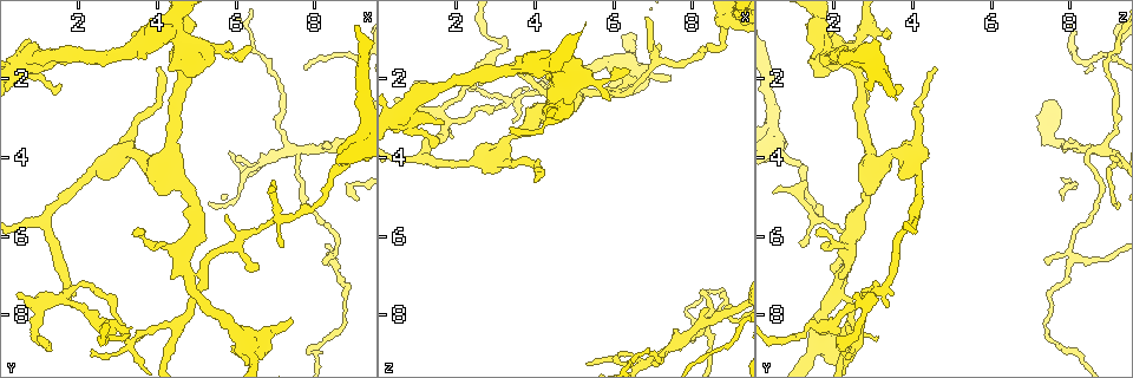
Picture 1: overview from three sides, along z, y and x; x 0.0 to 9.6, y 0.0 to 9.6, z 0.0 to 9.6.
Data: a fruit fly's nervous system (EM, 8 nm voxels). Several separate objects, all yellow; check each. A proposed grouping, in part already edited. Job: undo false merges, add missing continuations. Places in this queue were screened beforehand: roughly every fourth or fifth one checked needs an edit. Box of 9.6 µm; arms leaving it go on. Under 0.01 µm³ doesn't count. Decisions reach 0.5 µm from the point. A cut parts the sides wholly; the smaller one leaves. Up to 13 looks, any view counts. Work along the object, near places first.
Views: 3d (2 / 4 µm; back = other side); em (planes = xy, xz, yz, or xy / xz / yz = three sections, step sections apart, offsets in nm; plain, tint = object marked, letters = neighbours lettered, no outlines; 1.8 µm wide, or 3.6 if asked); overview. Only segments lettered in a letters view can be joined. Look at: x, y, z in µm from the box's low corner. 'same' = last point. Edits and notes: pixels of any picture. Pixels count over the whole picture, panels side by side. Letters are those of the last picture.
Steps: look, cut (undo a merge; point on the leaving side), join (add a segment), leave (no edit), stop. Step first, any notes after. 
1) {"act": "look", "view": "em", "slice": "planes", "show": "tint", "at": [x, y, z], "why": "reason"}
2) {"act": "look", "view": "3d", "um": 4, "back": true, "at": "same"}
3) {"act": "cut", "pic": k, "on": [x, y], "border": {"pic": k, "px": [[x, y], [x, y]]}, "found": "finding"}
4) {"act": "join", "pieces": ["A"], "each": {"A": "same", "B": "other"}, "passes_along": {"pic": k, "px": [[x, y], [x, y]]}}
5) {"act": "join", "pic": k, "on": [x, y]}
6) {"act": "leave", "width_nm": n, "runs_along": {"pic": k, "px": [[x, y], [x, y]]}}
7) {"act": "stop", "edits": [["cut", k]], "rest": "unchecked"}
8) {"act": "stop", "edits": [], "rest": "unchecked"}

{"act": "look", "view": "3d", "um": 4, "at": [8.50, 6.45, 7.95]}

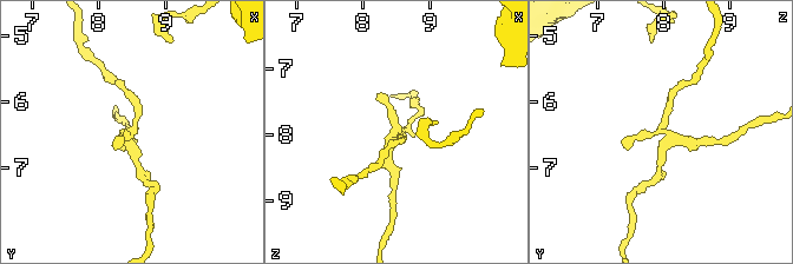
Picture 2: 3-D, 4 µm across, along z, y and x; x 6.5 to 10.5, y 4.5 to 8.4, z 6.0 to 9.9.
{"act": "look", "view": "em", "um": 3.6, "slice": "yz", "step": 16, "show": "tint", "at": [8.45, 6.45, 7.95]}

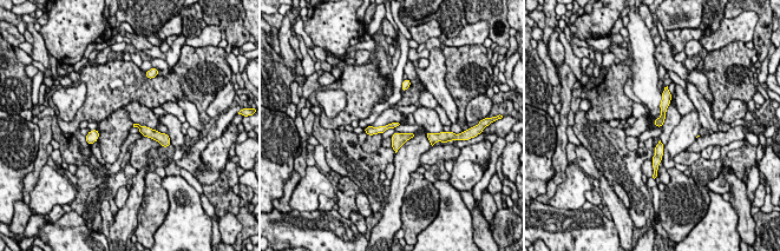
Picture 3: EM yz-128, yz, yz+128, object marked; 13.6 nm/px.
{"act": "look", "view": "em", "um": 3.6, "slice": "planes", "show": "letters", "at": "same"}

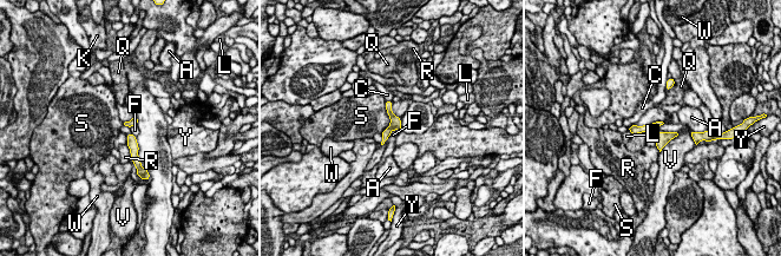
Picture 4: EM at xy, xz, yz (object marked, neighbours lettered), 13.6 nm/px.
{"act": "leave", "longest_contact_nm": ["K", 440], "each": {"A": "other", "C": "other", "F": "other", "K": "other", "L": "other", "Q": "other", "R": "other", "S": "other", "V": "other", "W": "other", "Y": "other"}, "runs_along": {"pic": 4, "px": [[632, 129], [656, 125], [671, 135]]}, "found": "one neuron here"}

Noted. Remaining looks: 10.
{"act": "look", "view": "3d", "um": 4, "at": [7.70, 3.75, 8.60], "why": "sharp bend"}

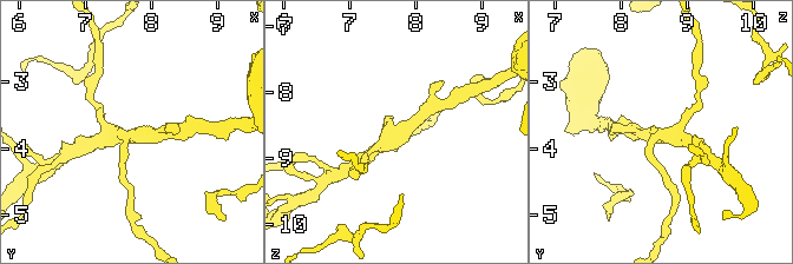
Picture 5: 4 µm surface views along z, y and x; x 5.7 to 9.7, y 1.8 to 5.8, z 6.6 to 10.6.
{"act": "look", "view": "em", "slice": "planes", "show": "tint", "at": [7.75, 3.75, 8.55], "why": "need the tissue"}

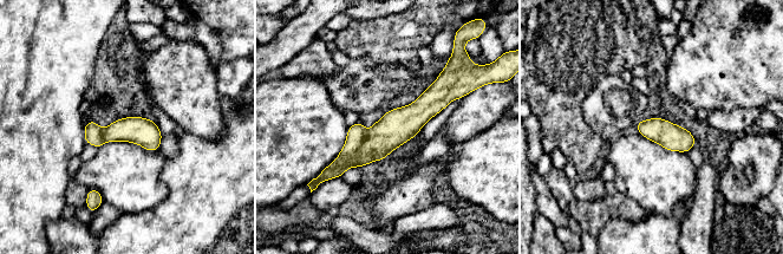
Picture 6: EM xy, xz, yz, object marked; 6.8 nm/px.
{"act": "look", "view": "em", "slice": "planes", "show": "letters", "at": "same", "why": "what lies round it"}

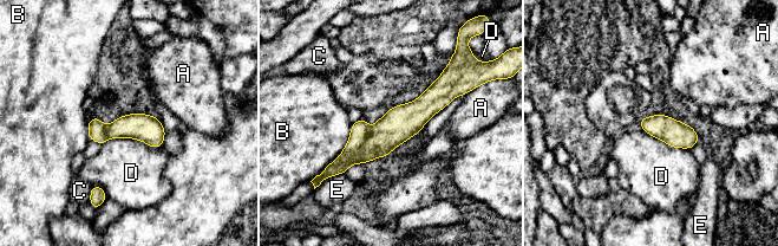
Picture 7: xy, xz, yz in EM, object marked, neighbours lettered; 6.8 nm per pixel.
{"act": "cut", "pic": 7, "on": [358, 131], "longest_contact_nm": ["D", 400], "each": {"A": "other", "B": "other", "C": "other", "D": "other", "E": "other"}, "border": {"pic": 7, "px": [[368, 130], [350, 156], [334, 161]]}, "found": "two neurons meet here"}

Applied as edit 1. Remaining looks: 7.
{"act": "look", "view": "em", "slice": "planes", "show": "letters", "at": [7.45, 8.05, 2.00]}

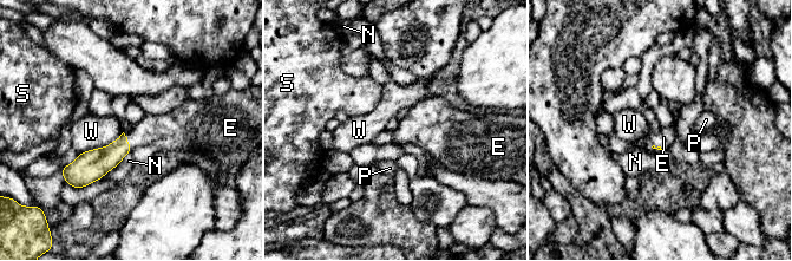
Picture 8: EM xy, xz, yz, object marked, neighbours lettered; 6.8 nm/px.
{"act": "join", "pieces": ["E"], "longest_contact_nm": ["W", 340], "each": {"E": "same", "N": "other", "P": "other", "S": "other", "W": "other"}, "found": "the neuron continues"}

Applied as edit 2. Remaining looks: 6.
{"act": "look", "view": "overview", "why": "see it whole again"}

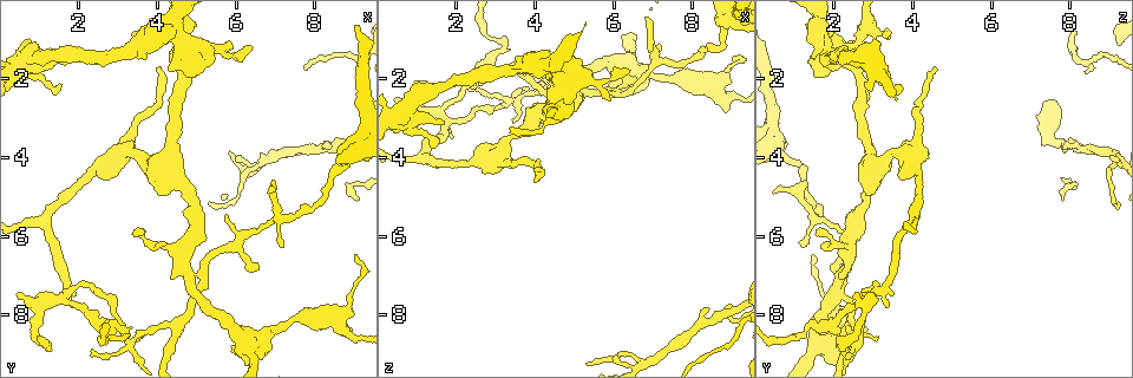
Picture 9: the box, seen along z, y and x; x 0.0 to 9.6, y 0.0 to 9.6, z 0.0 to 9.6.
{"act": "look", "view": "3d", "um": 4, "at": [1.25, 8.90, 2.15]}

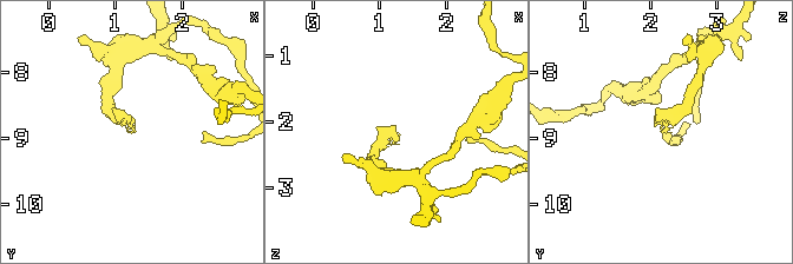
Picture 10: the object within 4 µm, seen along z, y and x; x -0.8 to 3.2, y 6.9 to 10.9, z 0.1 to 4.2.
{"act": "look", "view": "em", "slice": "xy", "step": 4, "show": "letters", "at": [1.35, 8.95, 2.15]}

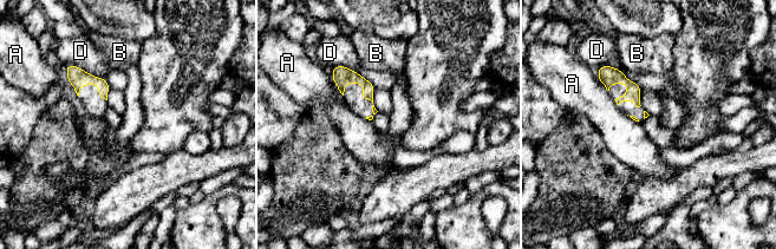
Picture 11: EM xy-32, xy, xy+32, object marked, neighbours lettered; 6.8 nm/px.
{"act": "leave", "longest_contact_nm": ["D", 260], "each": {"A": "other", "B": "other", "D": "other"}, "found": "no lettered segment goes on from it"}

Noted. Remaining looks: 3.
{"act": "look", "view": "3d", "um": 2, "at": [3.20, 3.90, 3.75], "why": "two arms at a narrow angle"}

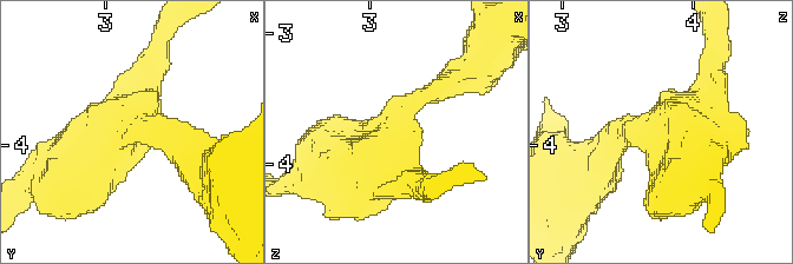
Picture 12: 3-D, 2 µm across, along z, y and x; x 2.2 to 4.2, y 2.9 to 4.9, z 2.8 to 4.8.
{"act": "look", "view": "em", "slice": "planes", "show": "letters", "at": [3.18, 3.88, 3.72]}

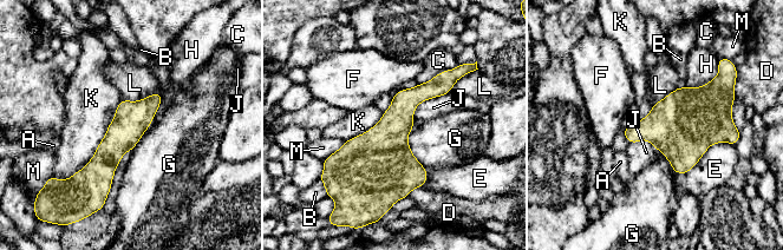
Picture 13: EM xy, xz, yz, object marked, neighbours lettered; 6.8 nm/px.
{"act": "leave", "each": {"A": "other", "B": "other", "C": "other", "D": "other", "E": "other", "F": "other", "G": "other", "H": "other", "J": "other", "K": "other", "L": "other", "M": "other"}, "runs_along": {"pic": 13, "px": [[158, 96], [109, 152], [105, 192]]}, "found": "all the same neuron"}

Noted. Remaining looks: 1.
{"act": "stop", "edits": [["cut", 7], ["join", 8]], "rest": "unchecked"}

